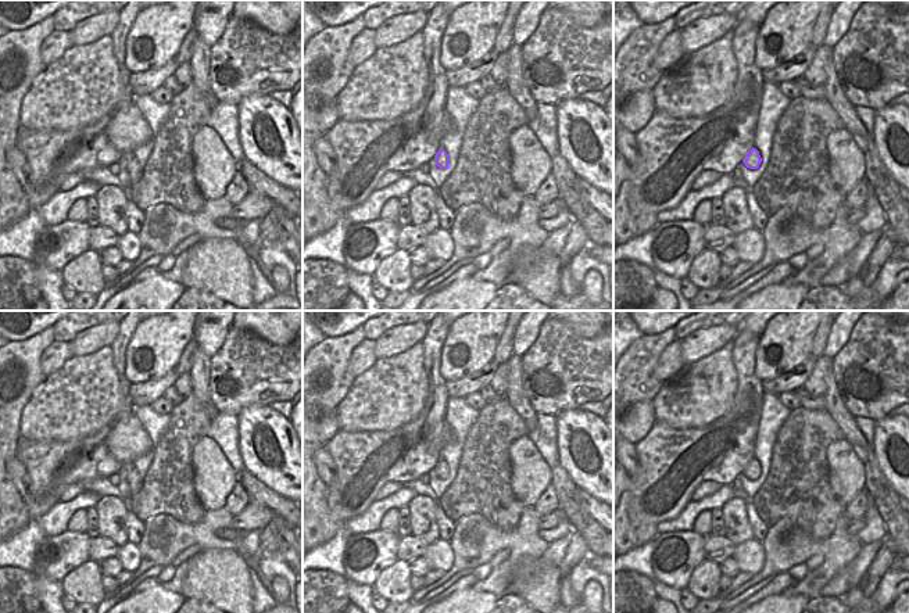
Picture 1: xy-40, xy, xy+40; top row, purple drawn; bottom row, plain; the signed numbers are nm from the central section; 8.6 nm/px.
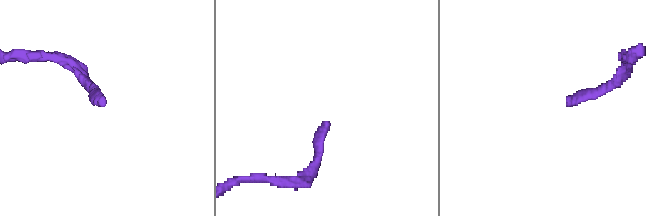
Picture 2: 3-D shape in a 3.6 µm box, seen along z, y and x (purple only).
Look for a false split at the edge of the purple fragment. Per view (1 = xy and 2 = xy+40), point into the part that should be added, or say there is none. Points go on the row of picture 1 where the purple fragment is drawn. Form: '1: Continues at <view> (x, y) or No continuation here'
1: No continuation here
2: No continuation here.

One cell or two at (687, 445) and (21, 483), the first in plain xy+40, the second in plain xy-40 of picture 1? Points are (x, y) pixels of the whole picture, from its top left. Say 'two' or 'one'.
two

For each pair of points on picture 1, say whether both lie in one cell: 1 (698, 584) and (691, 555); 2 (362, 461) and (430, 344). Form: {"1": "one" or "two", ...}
{"1": "two", "2": "one"}

